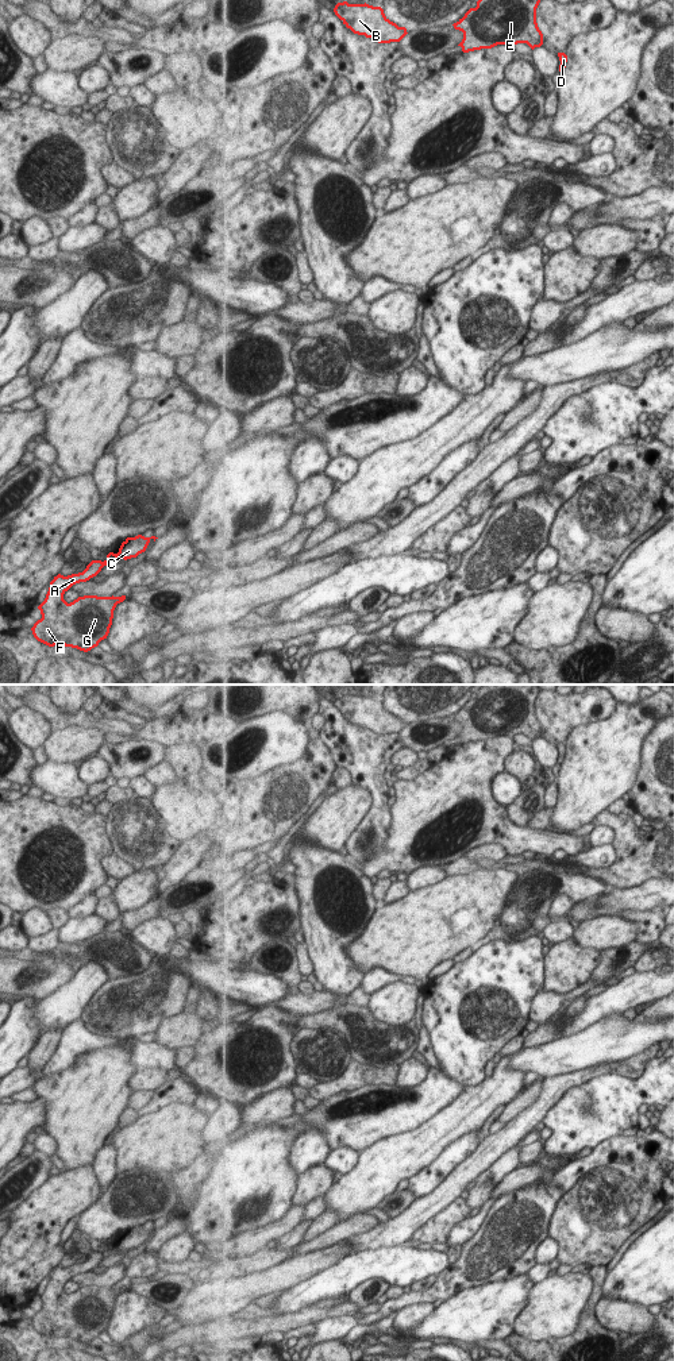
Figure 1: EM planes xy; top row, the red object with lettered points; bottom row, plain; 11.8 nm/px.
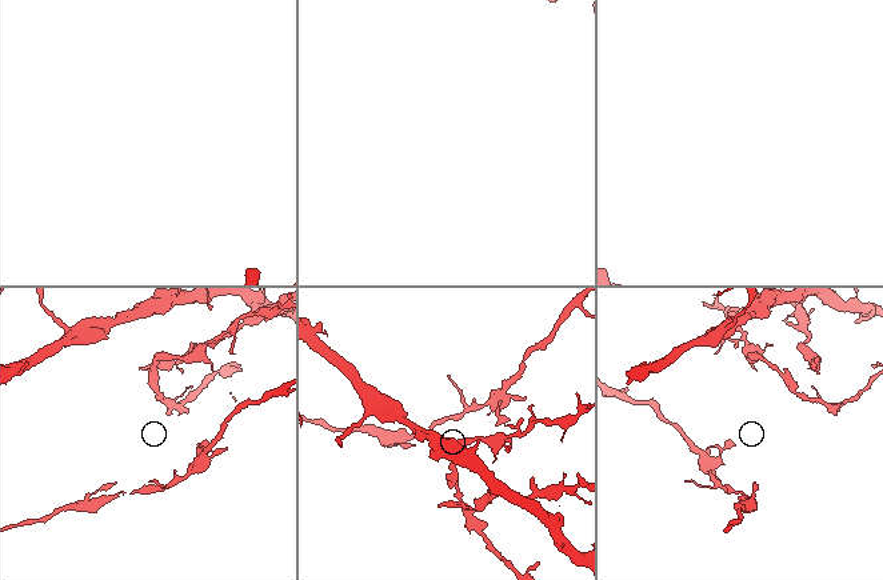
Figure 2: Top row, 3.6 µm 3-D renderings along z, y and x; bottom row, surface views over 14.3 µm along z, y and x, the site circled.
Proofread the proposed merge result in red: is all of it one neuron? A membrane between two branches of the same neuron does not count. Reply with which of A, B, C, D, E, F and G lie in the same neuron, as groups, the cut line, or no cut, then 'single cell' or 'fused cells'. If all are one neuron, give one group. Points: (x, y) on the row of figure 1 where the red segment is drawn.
groups A B D E F G / C; cut xy (101, 562), (104, 565); fused cells

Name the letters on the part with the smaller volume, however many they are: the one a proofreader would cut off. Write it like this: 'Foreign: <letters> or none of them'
Foreign: C

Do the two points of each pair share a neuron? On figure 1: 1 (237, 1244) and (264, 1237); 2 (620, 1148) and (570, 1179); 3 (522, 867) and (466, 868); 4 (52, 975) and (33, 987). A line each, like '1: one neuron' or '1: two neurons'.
1: one neuron
2: one neuron
3: one neuron
4: one neuron

